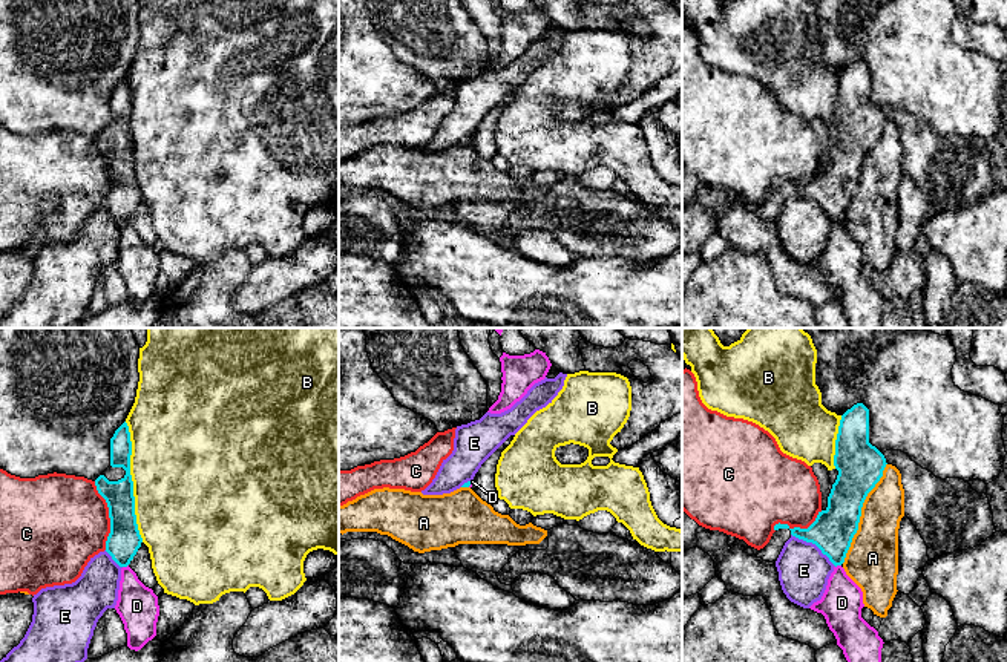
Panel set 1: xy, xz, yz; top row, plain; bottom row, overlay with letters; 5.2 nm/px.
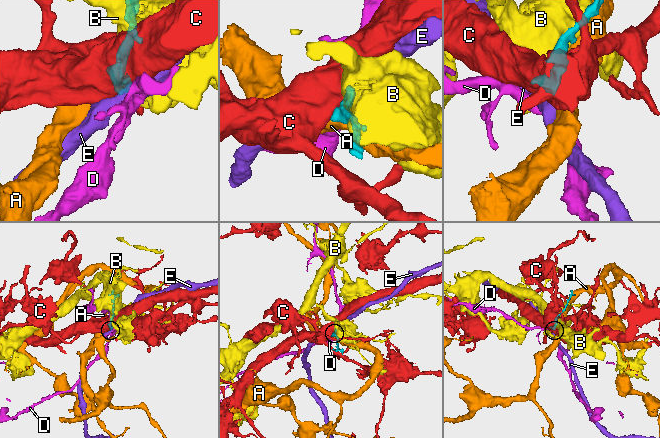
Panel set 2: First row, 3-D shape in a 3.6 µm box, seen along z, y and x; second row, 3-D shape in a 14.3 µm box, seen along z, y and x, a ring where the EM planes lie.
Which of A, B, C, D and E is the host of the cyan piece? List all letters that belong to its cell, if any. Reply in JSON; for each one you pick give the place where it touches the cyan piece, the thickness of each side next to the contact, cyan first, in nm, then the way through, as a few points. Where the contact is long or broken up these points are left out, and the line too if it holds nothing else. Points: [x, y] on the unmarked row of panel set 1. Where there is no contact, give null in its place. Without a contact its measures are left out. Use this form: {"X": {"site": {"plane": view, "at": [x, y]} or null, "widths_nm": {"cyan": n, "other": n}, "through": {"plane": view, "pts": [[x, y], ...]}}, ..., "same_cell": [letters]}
{"same_cell": []}

